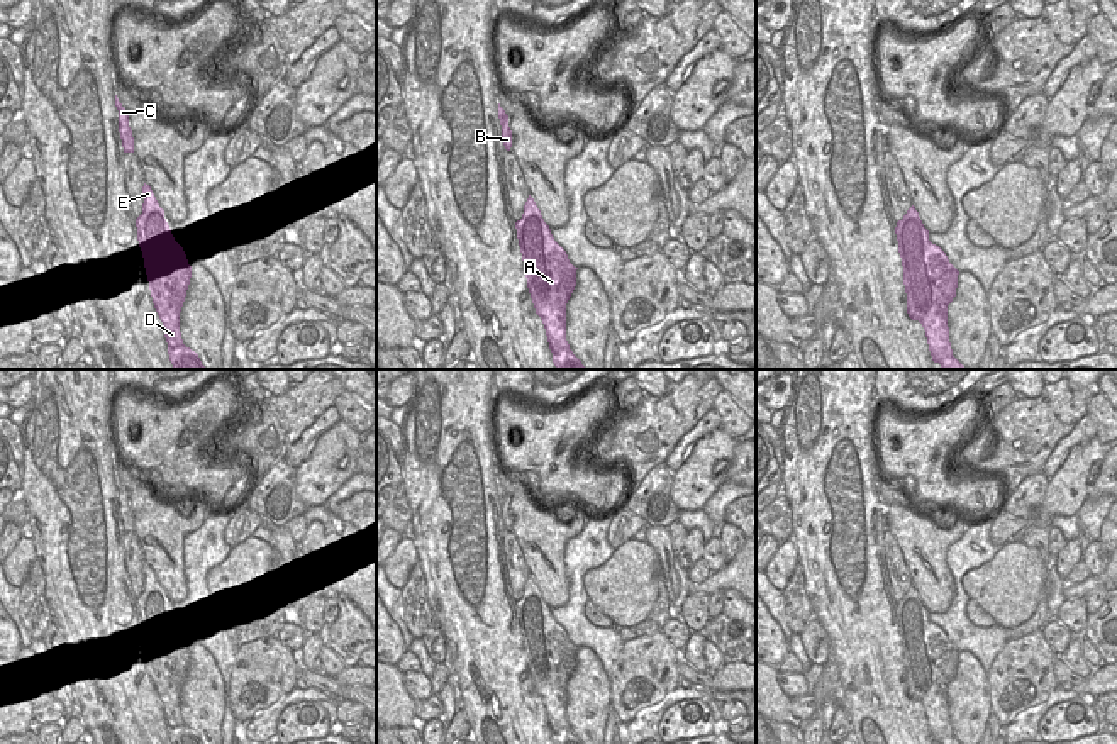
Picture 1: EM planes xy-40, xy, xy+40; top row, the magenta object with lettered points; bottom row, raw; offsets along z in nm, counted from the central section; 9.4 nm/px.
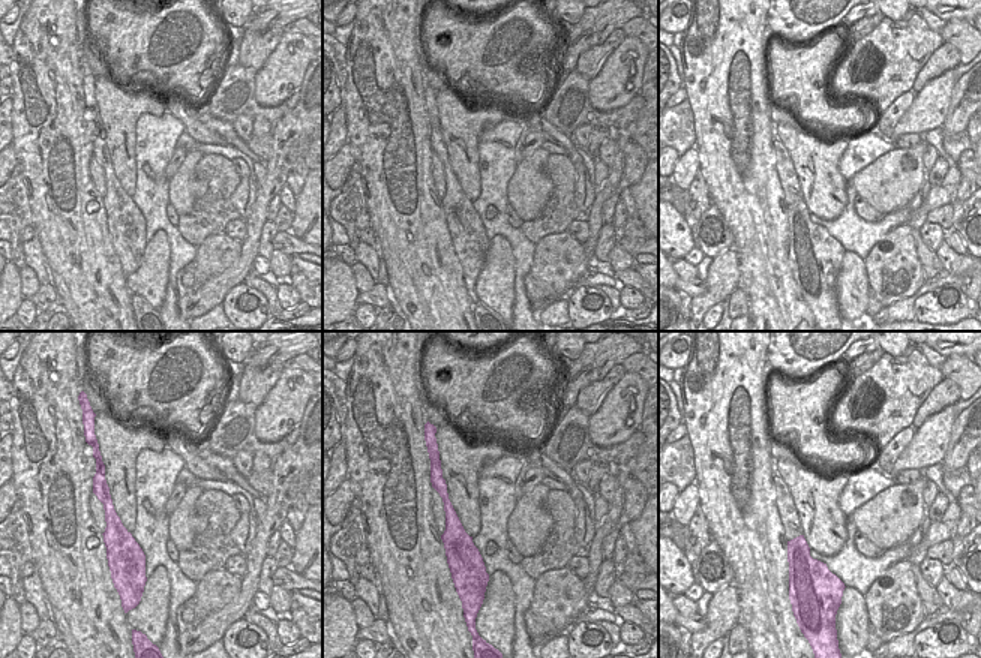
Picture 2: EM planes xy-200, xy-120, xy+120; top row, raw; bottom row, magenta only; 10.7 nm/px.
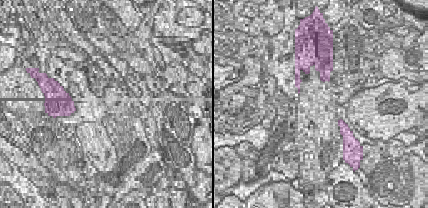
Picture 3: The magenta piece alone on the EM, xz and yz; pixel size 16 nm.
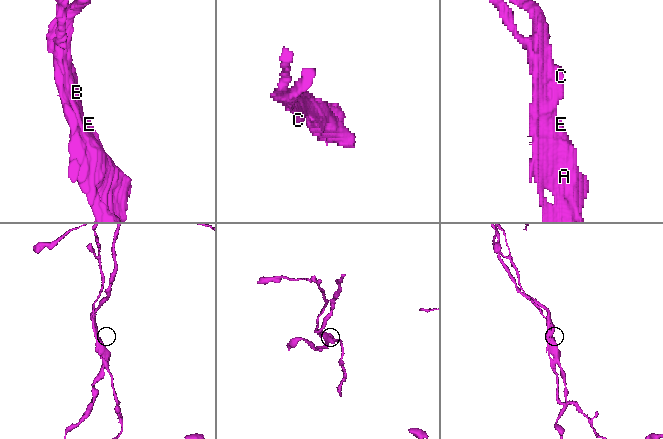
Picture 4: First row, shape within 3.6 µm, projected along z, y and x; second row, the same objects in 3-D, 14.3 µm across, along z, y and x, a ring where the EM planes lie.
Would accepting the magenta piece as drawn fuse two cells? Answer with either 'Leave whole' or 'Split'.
Split.

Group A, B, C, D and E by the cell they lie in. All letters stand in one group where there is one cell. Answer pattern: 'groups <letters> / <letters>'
groups A B C D / E

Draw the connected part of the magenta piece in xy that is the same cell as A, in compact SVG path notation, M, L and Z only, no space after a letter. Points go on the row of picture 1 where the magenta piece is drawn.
M517 230L527 288L541 317L551 353L570 349L566 341L566 303L576 286L576 269L566 251L549 232L546 256L534 256L536 230Z

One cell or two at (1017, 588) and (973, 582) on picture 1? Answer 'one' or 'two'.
one

